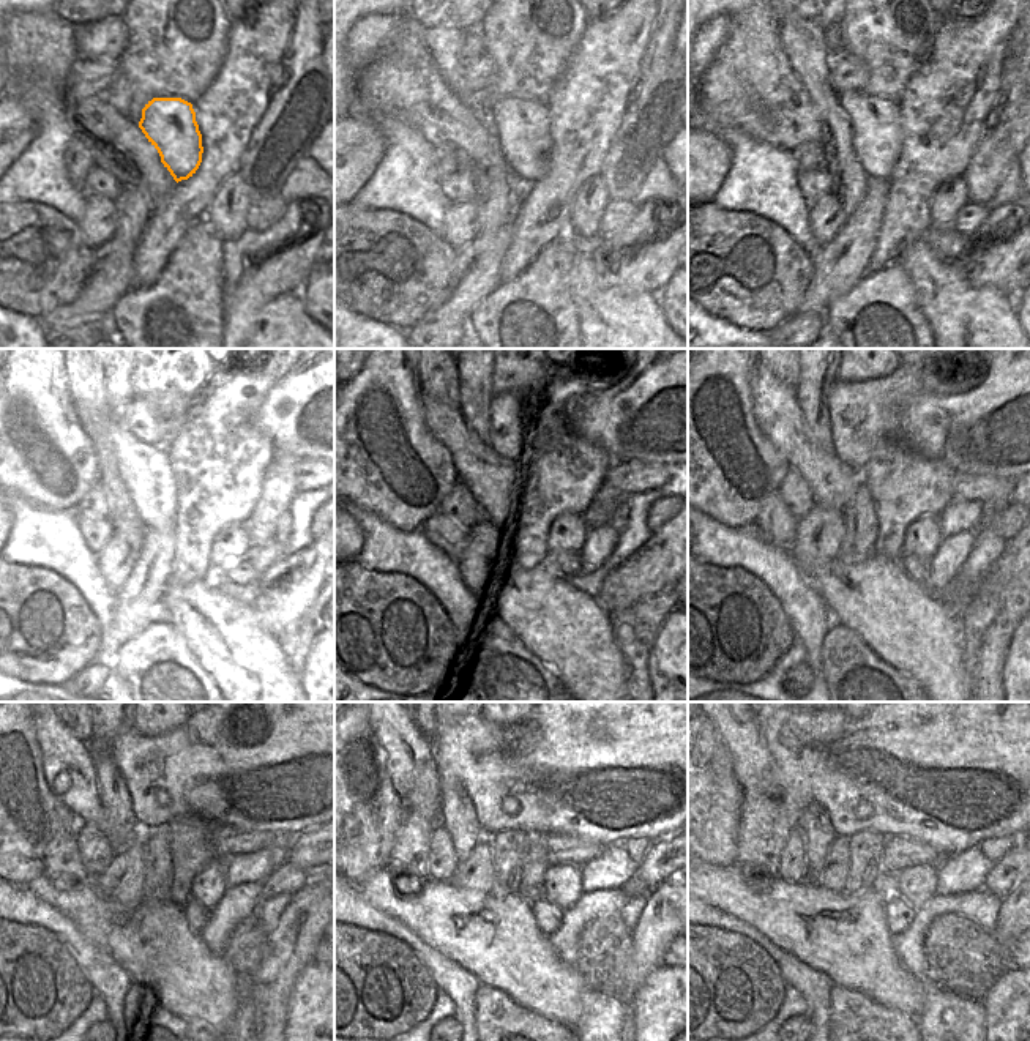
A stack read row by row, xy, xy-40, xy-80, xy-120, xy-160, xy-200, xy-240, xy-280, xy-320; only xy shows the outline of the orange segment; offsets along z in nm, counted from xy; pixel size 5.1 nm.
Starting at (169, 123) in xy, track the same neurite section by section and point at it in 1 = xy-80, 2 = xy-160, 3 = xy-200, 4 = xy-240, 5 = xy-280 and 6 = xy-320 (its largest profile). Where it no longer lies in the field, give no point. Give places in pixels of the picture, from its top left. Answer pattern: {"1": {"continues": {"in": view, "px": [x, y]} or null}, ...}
{"1": {"continues": {"in": "xy-80", "px": [876, 122]}}, "2": {"continues": {"in": "xy-160", "px": [492, 480]}}, "3": {"continues": {"in": "xy-200", "px": [776, 410]}}, "4": {"continues": {"in": "xy-240", "px": [67, 762]}}, "5": {"continues": {"in": "xy-280", "px": [412, 768]}}, "6": {"continues": {"in": "xy-320", "px": [751, 761]}}}

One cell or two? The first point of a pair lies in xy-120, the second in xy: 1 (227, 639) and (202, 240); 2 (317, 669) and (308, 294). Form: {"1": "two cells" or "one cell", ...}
{"1": "two cells", "2": "one cell"}

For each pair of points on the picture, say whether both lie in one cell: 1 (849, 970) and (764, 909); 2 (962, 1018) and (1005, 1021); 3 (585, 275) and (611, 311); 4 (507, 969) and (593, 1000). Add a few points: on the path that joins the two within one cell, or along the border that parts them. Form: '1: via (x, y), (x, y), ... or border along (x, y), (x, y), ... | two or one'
1: via (828, 950), (819, 940), (806, 940), (784, 918) | one
2: border along (980, 1003), (985, 1013), (985, 1024) | two
3: via (587, 284), (601, 302) | one
4: border along (585, 989), (581, 1016), (574, 1024) | two

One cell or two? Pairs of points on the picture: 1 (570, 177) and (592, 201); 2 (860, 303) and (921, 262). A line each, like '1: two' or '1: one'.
1: two
2: two

